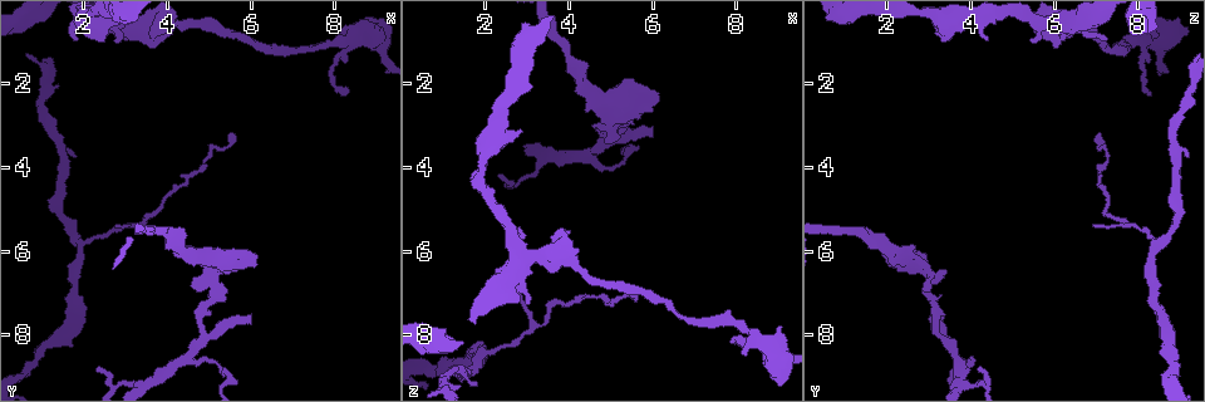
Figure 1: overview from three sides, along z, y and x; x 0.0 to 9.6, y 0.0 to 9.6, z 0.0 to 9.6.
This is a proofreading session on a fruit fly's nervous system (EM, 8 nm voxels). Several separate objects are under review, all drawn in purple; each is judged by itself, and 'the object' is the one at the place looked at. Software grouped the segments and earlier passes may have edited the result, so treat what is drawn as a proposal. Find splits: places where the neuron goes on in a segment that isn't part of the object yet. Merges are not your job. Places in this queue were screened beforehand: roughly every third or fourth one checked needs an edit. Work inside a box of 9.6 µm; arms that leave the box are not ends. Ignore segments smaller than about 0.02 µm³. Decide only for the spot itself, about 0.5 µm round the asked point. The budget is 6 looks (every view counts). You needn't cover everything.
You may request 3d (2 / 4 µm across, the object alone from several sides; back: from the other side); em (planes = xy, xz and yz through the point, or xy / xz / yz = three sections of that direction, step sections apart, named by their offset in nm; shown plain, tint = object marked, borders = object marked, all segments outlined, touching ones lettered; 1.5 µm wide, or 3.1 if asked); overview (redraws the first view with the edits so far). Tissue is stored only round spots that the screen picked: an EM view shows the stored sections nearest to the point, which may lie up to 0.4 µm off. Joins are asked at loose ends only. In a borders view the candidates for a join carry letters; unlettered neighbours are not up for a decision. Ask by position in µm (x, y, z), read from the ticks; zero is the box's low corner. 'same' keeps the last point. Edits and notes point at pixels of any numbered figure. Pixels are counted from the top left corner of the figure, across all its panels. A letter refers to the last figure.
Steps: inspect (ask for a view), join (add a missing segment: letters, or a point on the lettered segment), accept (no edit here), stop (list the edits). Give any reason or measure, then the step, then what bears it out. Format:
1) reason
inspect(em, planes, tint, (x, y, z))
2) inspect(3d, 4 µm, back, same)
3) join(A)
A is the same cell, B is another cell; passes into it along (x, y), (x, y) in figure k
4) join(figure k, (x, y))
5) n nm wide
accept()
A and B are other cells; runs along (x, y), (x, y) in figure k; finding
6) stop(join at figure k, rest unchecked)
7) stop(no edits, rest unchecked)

free end
inspect(3d, 2 µm, (9.05, 0.60, 7.80))

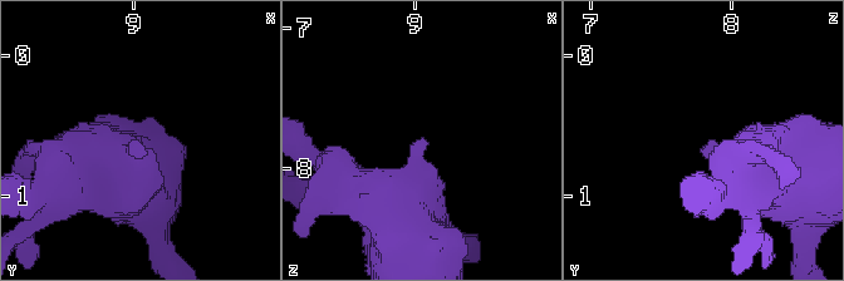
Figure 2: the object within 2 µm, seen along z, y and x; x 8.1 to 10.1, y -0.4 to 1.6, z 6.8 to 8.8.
inspect(em, planes, borders, (9.04, 0.64, 7.80))

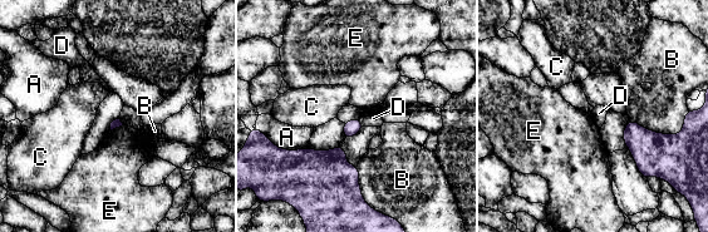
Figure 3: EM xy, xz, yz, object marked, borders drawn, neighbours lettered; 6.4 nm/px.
accept()
A, B, C, D and E are other cells; border along (359, 119), (363, 126) in figure 3; no lettered segment goes on from it

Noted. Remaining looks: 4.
tapers out
inspect(em, planes, plain, (8.35, 2.30, 8.30))

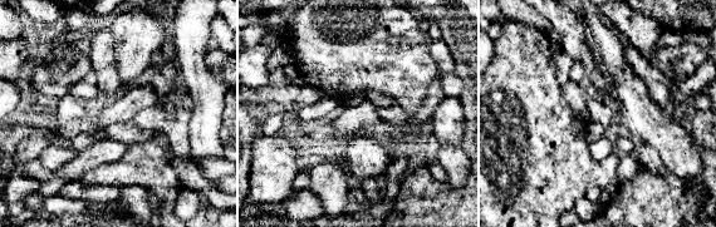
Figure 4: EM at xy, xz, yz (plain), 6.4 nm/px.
what lies round it
inspect(em, planes, borders, same)

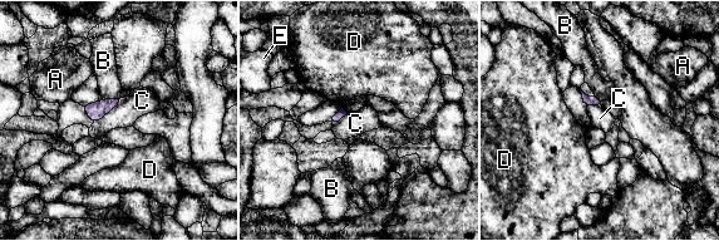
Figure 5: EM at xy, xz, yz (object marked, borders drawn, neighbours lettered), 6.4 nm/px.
accept()
A, B, C, D and E are other cells; border along (119, 99), (113, 108), (93, 123) in figure 5; none of them fits

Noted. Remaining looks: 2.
stop(no edits, rest unchecked)

